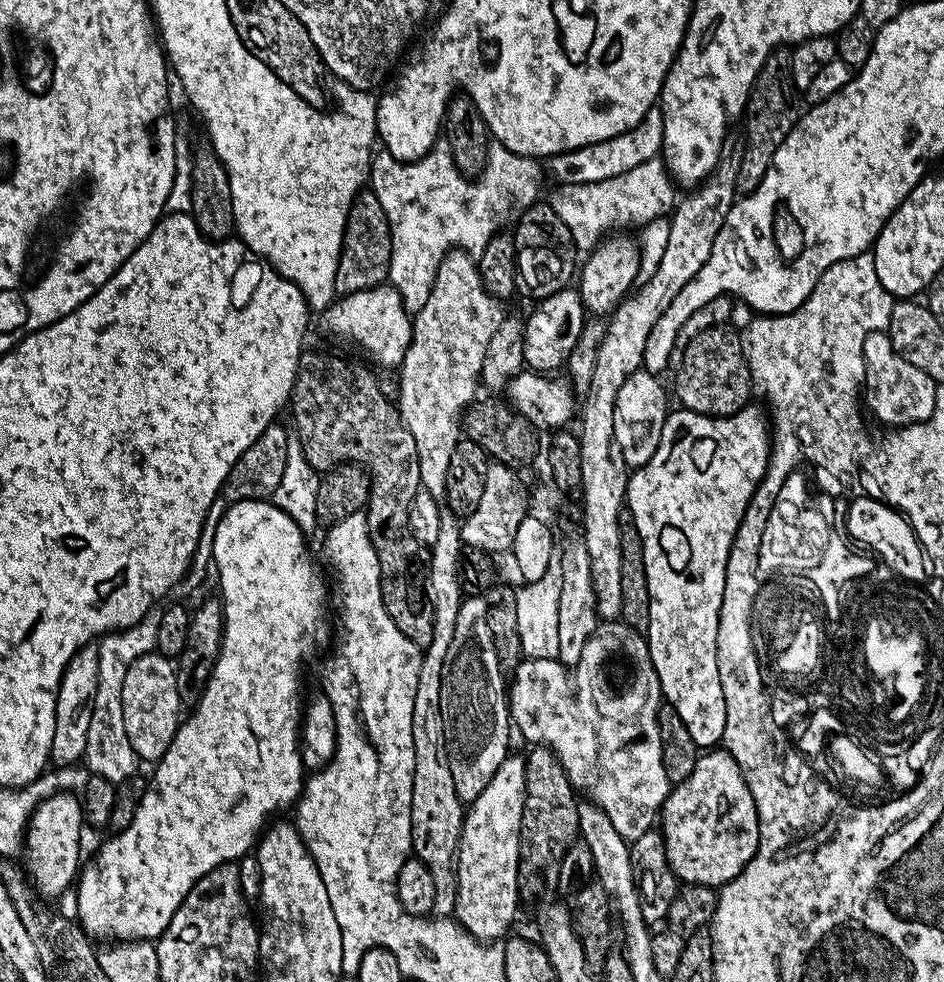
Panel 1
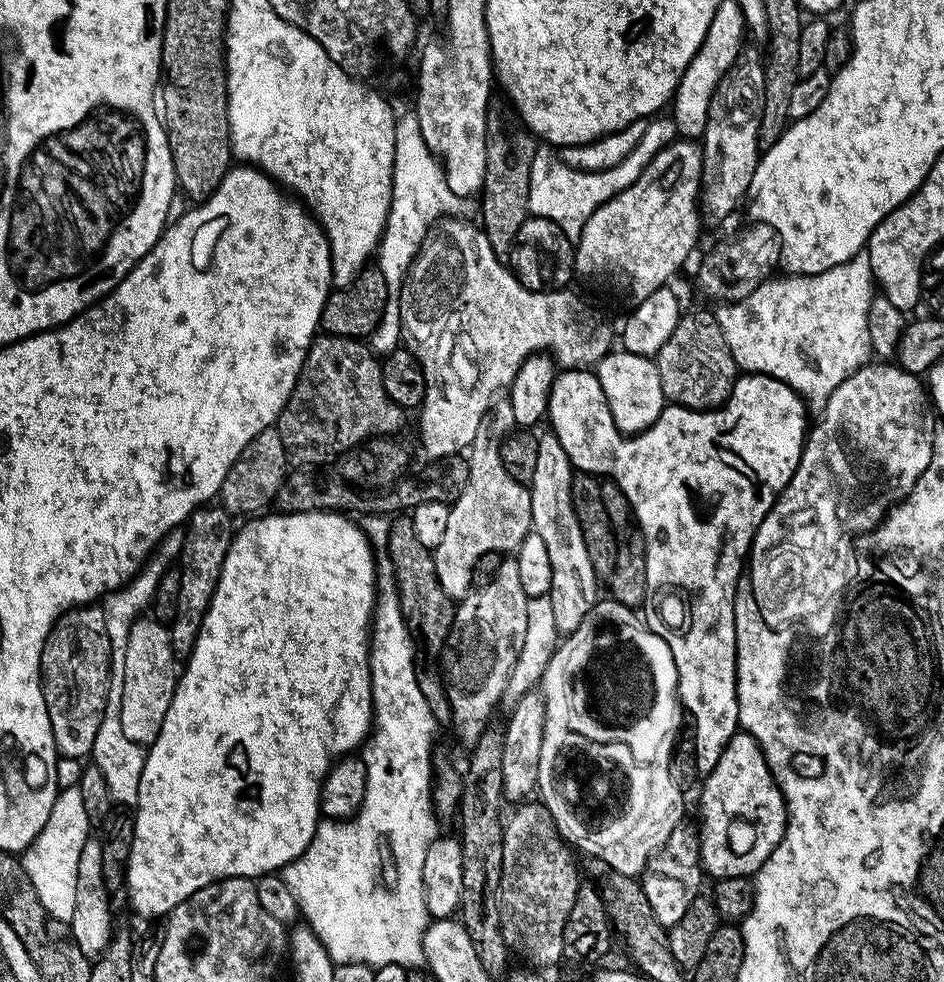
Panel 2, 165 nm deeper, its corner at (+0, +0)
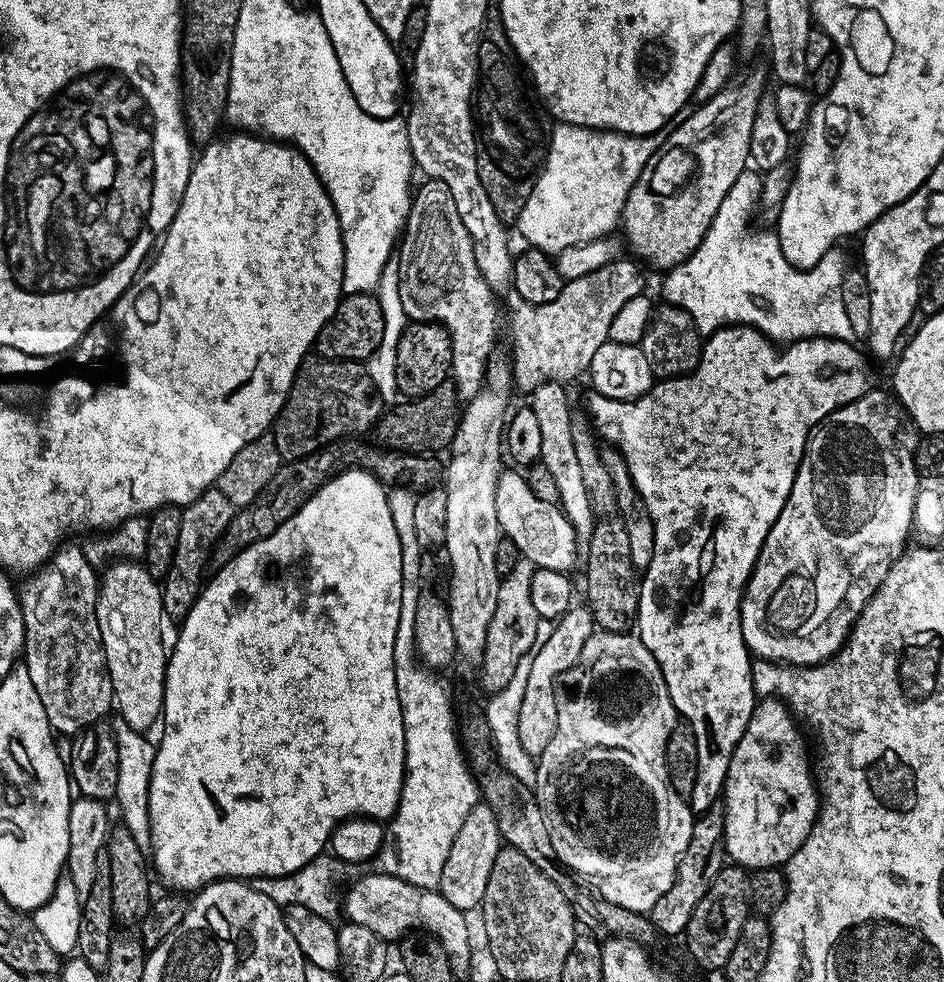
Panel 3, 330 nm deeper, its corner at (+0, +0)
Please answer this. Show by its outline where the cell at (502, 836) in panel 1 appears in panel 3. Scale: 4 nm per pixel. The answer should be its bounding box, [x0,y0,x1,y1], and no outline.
[518,606,593,758]

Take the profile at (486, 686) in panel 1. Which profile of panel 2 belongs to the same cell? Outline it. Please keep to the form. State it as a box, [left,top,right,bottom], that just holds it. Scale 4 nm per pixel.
[444,558,529,750]

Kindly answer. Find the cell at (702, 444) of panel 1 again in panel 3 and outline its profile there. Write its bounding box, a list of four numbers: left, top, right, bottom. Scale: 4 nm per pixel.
[587,324,874,813]

